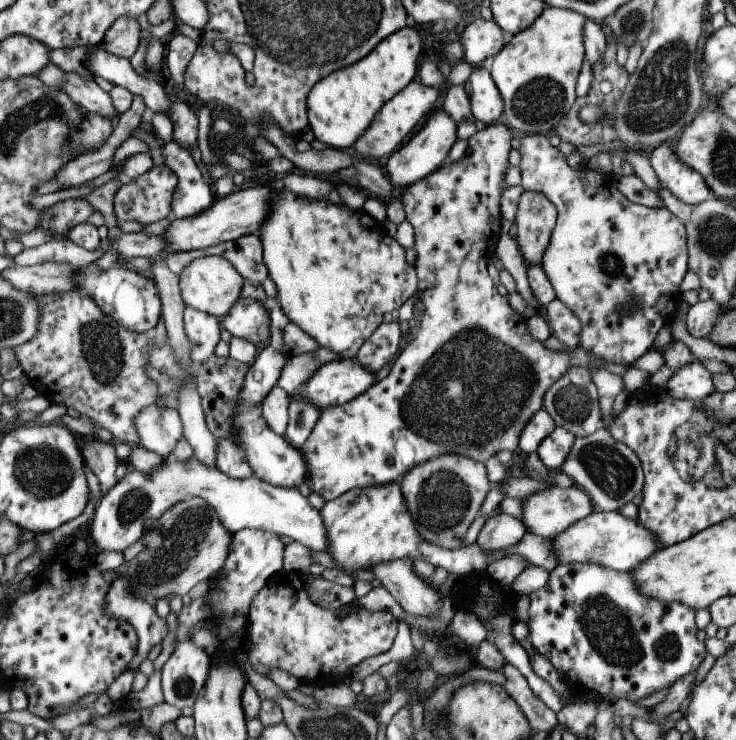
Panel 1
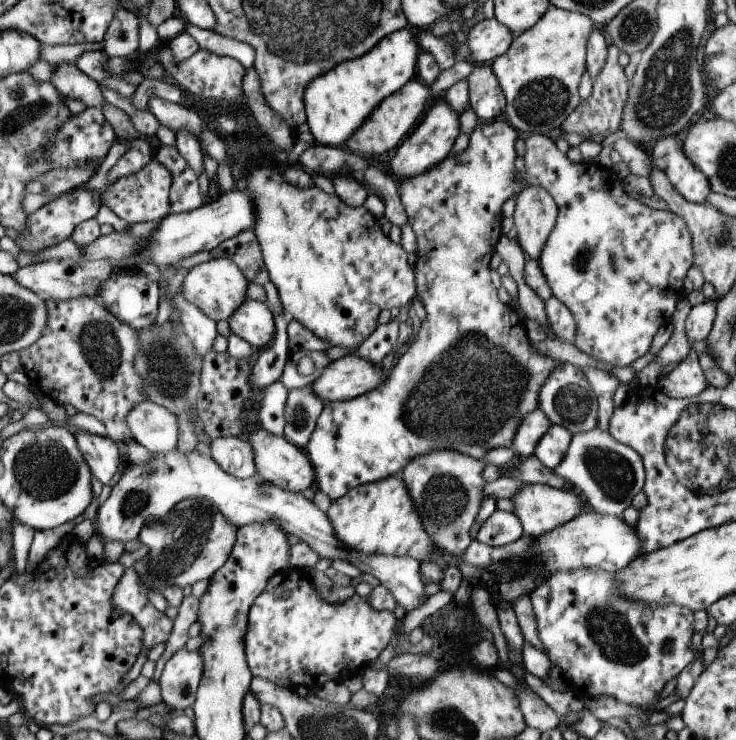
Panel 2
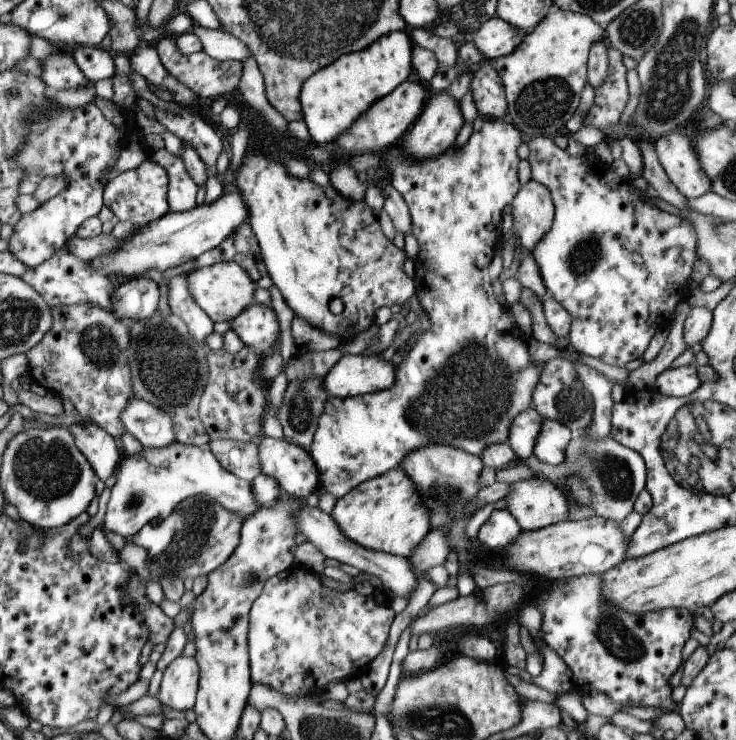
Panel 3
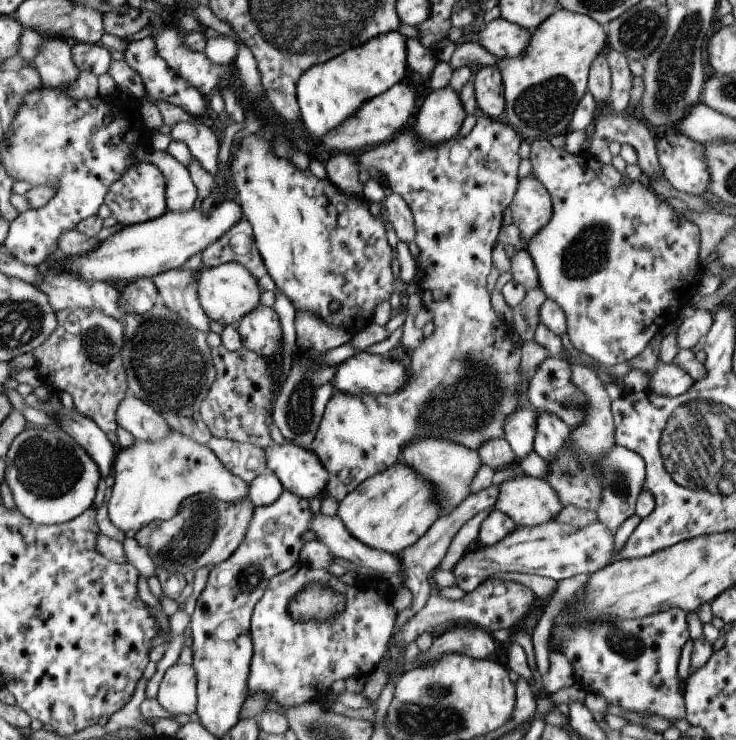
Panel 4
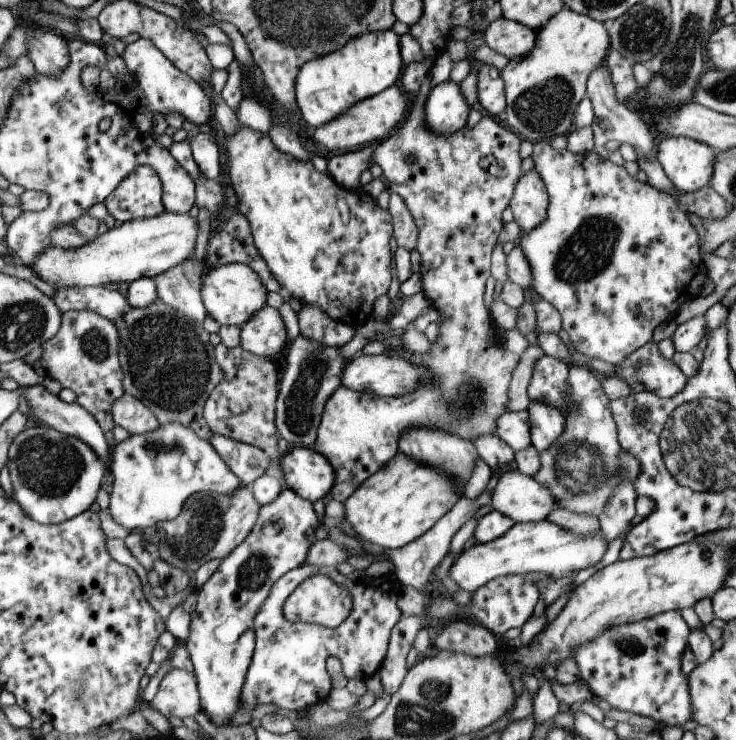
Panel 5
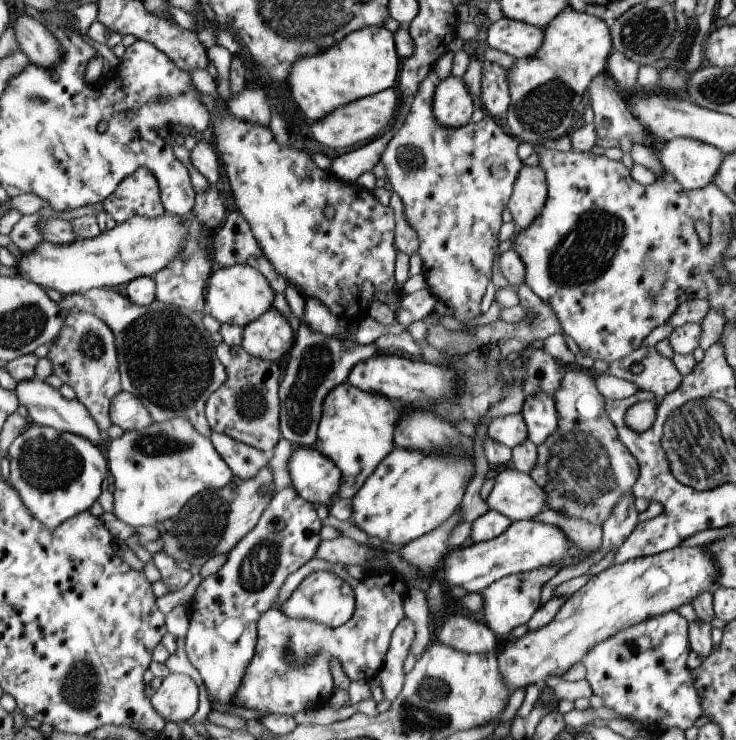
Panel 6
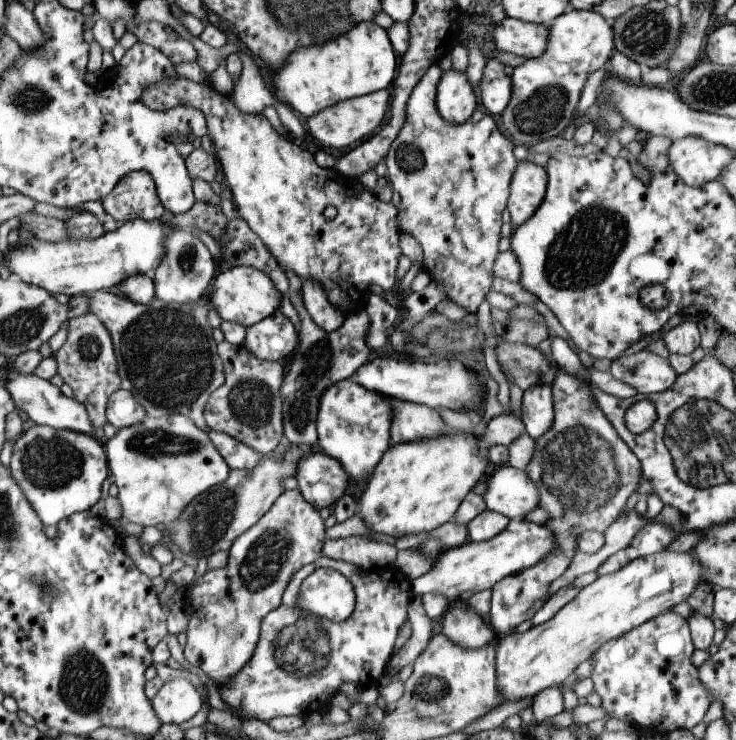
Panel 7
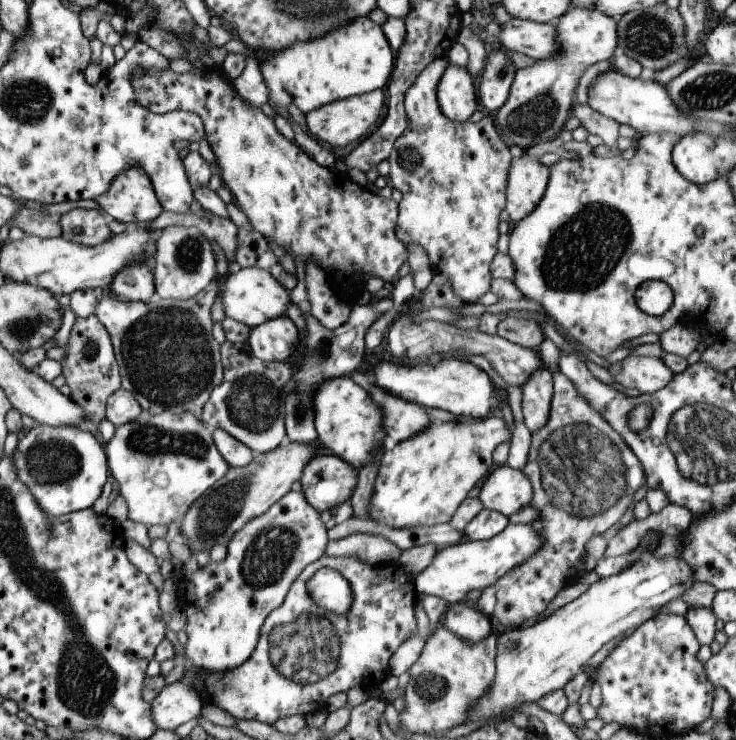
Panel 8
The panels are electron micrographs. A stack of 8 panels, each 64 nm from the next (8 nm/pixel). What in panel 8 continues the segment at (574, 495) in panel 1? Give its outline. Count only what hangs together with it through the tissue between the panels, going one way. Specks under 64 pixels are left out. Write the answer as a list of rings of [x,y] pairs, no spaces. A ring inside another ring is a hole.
[[[507,465],[494,467],[479,485],[481,489],[477,497],[484,509],[502,513],[508,518],[532,500],[531,482],[522,471]]]

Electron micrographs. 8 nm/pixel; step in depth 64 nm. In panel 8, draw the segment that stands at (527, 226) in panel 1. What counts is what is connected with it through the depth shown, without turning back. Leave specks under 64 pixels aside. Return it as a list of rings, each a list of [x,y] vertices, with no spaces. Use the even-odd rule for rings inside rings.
[[[526,152],[520,157],[512,157],[507,178],[505,204],[511,225],[527,217],[536,208],[548,186],[549,176],[549,167],[540,162],[538,157],[530,158]]]

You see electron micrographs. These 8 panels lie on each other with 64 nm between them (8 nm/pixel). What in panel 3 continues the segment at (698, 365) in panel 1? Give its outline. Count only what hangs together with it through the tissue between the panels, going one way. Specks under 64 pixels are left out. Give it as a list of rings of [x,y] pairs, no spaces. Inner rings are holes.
[[[695,366],[670,367],[664,370],[656,377],[654,388],[666,396],[686,398],[702,384]]]

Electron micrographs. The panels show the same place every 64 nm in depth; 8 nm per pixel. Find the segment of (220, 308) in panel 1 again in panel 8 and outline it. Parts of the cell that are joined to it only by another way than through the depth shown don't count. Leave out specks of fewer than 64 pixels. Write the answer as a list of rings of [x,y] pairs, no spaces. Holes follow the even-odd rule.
[[[260,267],[241,268],[238,272],[229,274],[221,282],[219,296],[222,298],[222,306],[226,317],[247,324],[251,329],[272,321],[275,318],[286,316],[285,312],[292,301],[286,287],[270,274],[269,270]]]

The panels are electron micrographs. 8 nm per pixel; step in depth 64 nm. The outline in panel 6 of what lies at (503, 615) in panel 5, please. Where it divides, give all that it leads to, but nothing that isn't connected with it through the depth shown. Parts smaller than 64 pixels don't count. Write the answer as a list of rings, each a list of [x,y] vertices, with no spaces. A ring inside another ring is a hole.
[[[541,566],[540,568],[529,570],[524,573],[511,574],[493,582],[485,591],[484,596],[484,620],[490,630],[496,636],[510,636],[512,630],[520,624],[527,624],[532,618],[532,614],[542,605],[542,586],[546,584],[557,572],[559,566]],[[404,617],[404,620],[398,623],[398,626],[396,626],[392,633],[385,664],[377,674],[380,676],[380,686],[382,687],[383,695],[390,702],[403,689],[405,674],[402,667],[406,656],[409,654],[409,648],[414,640],[414,635],[415,624],[412,624],[412,619]]]

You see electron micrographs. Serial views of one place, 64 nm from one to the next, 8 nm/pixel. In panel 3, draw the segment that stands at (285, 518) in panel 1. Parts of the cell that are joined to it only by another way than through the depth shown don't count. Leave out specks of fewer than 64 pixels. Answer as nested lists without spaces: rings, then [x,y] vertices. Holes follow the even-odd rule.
[[[177,438],[163,447],[143,447],[138,454],[123,454],[116,478],[104,524],[108,530],[124,538],[126,535],[132,538],[145,524],[166,520],[179,502],[190,497],[209,496],[226,510],[240,513],[245,520],[262,508],[255,503],[251,483],[222,468],[207,446],[189,445]],[[303,504],[303,509],[297,517],[297,527],[302,534],[307,536],[307,540],[315,544],[327,558],[334,558],[338,562],[350,564],[350,566],[354,566],[364,573],[374,574],[382,580],[382,587],[390,592],[392,597],[404,596],[404,598],[409,599],[416,586],[416,575],[413,573],[413,566],[408,558],[384,551],[367,549],[356,544],[342,532],[332,515],[323,513],[318,507],[312,508]]]

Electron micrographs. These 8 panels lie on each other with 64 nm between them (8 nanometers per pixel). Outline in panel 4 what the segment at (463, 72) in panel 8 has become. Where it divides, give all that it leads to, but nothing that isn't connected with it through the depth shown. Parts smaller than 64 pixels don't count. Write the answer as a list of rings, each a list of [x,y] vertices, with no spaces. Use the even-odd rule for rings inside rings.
[[[448,85],[420,101],[412,128],[425,143],[435,145],[458,136],[466,117],[459,94]]]

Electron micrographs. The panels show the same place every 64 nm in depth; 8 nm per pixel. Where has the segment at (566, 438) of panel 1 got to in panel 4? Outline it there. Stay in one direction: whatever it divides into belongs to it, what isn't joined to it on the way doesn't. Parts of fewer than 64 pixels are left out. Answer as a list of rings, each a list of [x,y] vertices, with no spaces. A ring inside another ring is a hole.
[[[537,411],[536,434],[533,449],[546,461],[555,459],[555,454],[570,437],[571,428],[558,416],[546,411]]]

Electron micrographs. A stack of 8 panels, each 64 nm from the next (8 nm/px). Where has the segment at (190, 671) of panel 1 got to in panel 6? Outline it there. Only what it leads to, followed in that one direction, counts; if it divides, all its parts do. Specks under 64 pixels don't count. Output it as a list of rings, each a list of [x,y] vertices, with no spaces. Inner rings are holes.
[[[171,673],[152,695],[152,706],[165,721],[188,721],[198,710],[198,686],[190,675]]]

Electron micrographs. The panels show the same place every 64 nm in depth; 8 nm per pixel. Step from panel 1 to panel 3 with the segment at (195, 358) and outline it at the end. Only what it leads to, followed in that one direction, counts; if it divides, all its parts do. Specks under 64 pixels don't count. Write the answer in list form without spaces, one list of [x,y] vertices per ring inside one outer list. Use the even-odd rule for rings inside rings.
[[[176,275],[167,282],[170,310],[179,316],[189,328],[192,336],[203,348],[206,337],[213,332],[213,320],[198,306],[187,283],[187,275]]]

